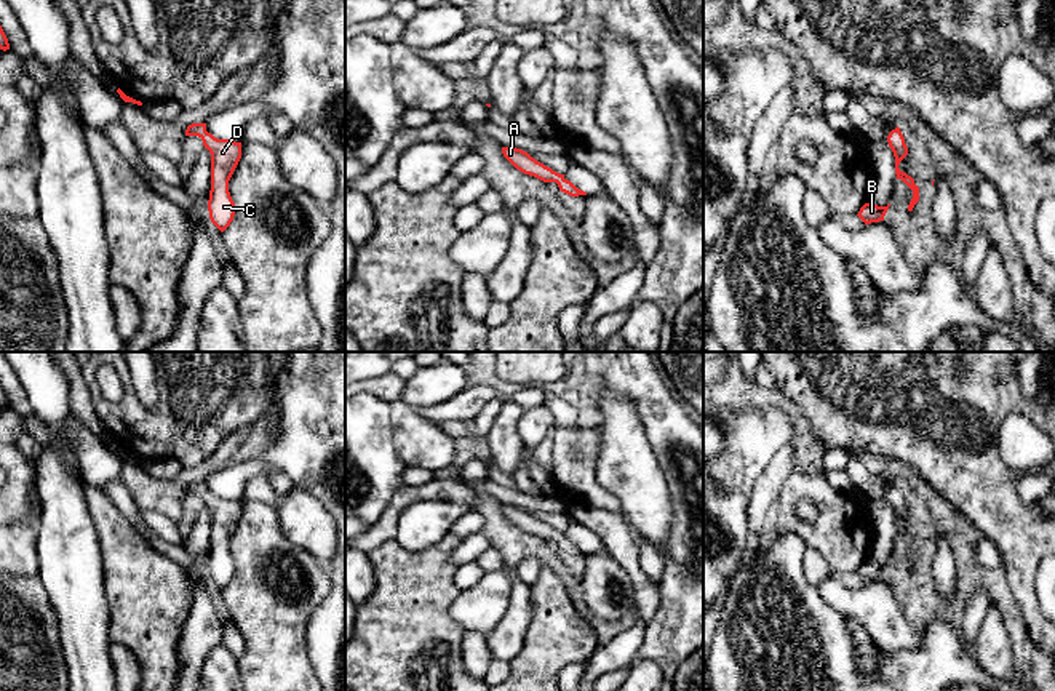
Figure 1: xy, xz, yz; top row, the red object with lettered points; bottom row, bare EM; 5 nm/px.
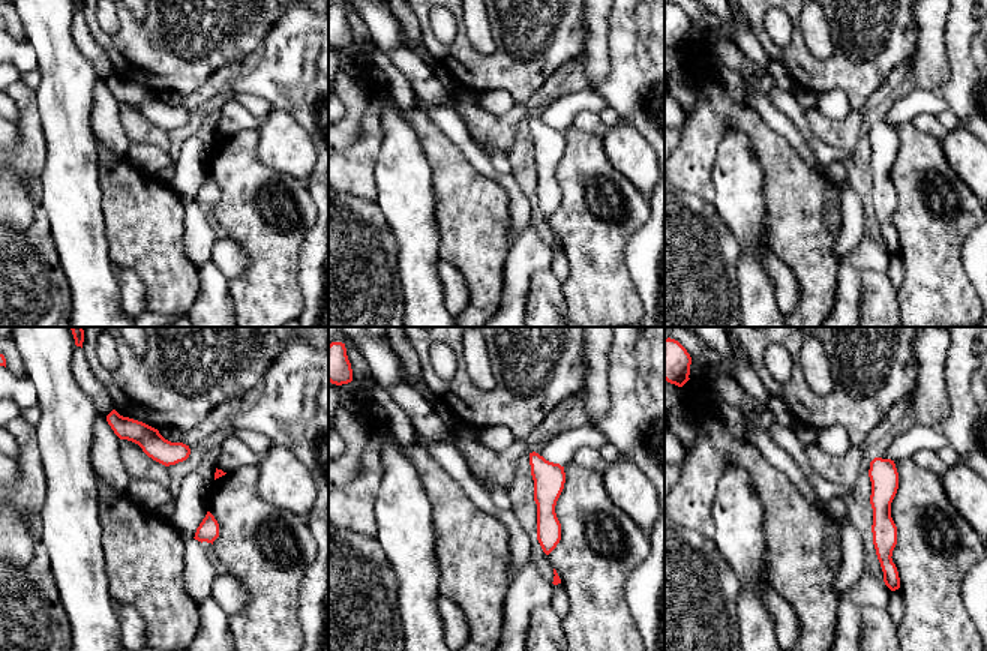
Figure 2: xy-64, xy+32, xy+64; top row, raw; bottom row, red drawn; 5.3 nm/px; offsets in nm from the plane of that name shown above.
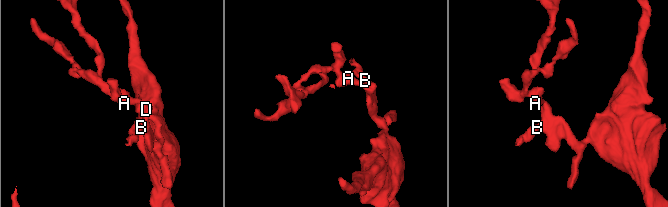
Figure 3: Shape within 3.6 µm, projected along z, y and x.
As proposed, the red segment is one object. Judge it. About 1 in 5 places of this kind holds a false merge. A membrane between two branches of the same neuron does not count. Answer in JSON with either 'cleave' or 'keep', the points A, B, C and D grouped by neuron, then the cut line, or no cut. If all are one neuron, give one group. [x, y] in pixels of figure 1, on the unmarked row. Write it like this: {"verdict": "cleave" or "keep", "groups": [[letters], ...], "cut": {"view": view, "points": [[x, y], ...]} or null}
{"verdict": "keep", "groups": [["A", "B", "C", "D"]], "cut": null}

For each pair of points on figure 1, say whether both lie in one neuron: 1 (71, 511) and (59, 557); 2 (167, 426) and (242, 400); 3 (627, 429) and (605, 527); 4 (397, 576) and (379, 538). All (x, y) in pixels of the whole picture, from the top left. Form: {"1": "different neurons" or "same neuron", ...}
{"1": "same neuron", "2": "same neuron", "3": "different neurons", "4": "different neurons"}

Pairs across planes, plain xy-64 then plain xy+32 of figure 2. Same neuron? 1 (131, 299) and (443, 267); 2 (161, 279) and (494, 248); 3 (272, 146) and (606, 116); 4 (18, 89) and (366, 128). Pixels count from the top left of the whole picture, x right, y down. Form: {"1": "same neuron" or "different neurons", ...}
{"1": "same neuron", "2": "same neuron", "3": "different neurons", "4": "different neurons"}

